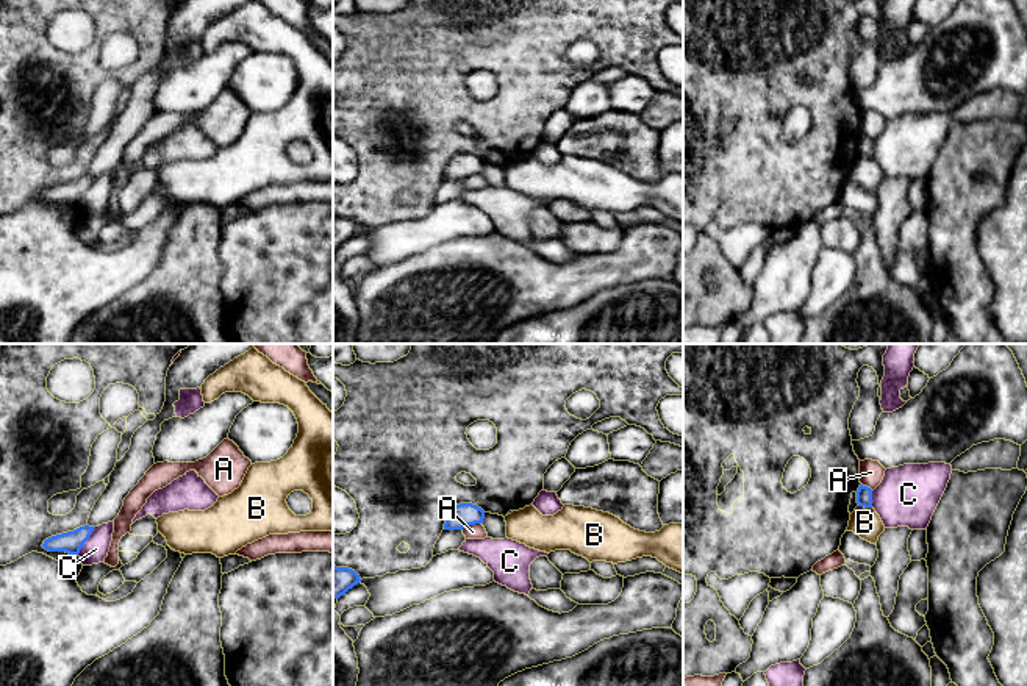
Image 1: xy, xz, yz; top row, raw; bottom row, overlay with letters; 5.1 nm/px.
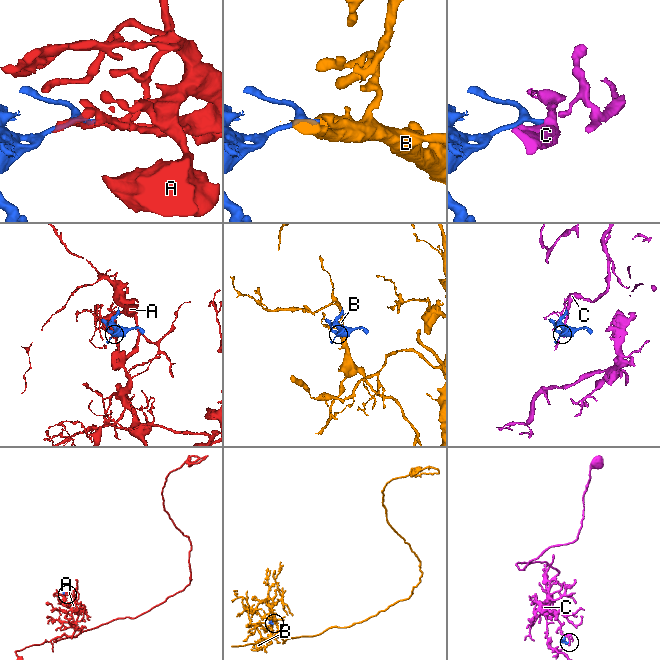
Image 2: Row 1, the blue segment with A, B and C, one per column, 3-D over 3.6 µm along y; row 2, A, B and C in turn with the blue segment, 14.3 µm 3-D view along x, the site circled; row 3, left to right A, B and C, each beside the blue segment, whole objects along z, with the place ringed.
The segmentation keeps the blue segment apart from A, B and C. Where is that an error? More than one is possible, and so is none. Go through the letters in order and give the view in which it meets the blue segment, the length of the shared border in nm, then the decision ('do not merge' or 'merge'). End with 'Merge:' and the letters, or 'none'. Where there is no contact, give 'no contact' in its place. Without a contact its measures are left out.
A: contact in xz; length 110 nm; do not merge
B: contact in yz; length 70 nm; do not merge
C: contact in xy; length 170 nm; do not merge
Merge: none

